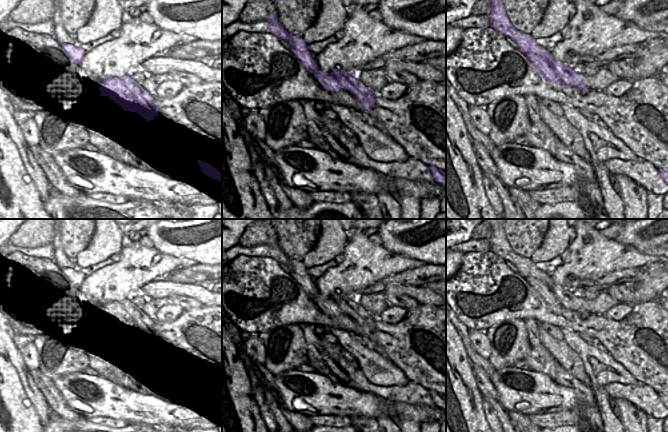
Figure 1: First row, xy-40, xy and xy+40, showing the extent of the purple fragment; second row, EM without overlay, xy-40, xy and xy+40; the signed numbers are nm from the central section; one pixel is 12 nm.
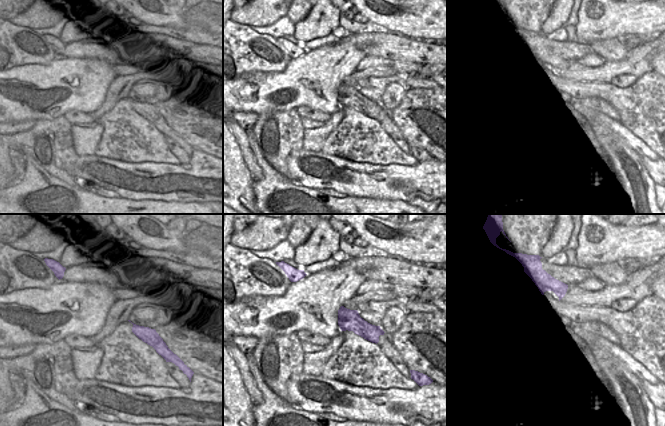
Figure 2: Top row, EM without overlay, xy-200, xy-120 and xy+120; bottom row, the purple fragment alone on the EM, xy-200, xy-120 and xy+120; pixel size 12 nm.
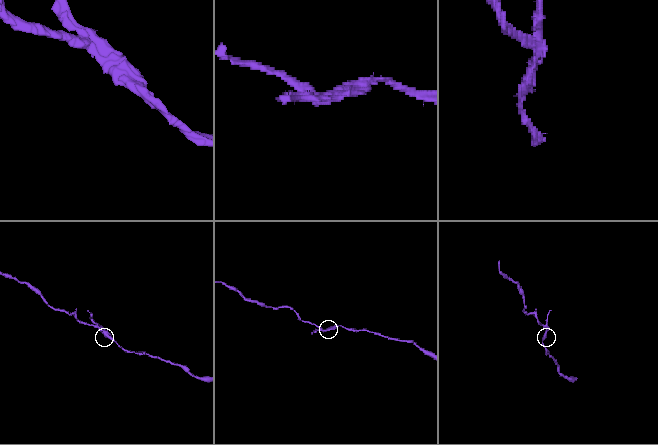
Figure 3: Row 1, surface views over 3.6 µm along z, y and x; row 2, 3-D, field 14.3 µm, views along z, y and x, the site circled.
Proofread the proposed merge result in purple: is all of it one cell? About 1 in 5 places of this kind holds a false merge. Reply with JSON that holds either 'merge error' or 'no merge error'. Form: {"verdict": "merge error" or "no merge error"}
{"verdict": "merge error"}

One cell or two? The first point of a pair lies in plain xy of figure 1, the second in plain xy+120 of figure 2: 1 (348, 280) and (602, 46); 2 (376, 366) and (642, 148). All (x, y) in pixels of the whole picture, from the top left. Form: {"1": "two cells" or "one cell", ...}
{"1": "two cells", "2": "one cell"}

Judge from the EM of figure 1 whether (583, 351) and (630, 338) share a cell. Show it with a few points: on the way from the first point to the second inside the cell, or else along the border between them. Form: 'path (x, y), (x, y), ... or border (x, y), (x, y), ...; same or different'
border (606, 350), (623, 366); different

